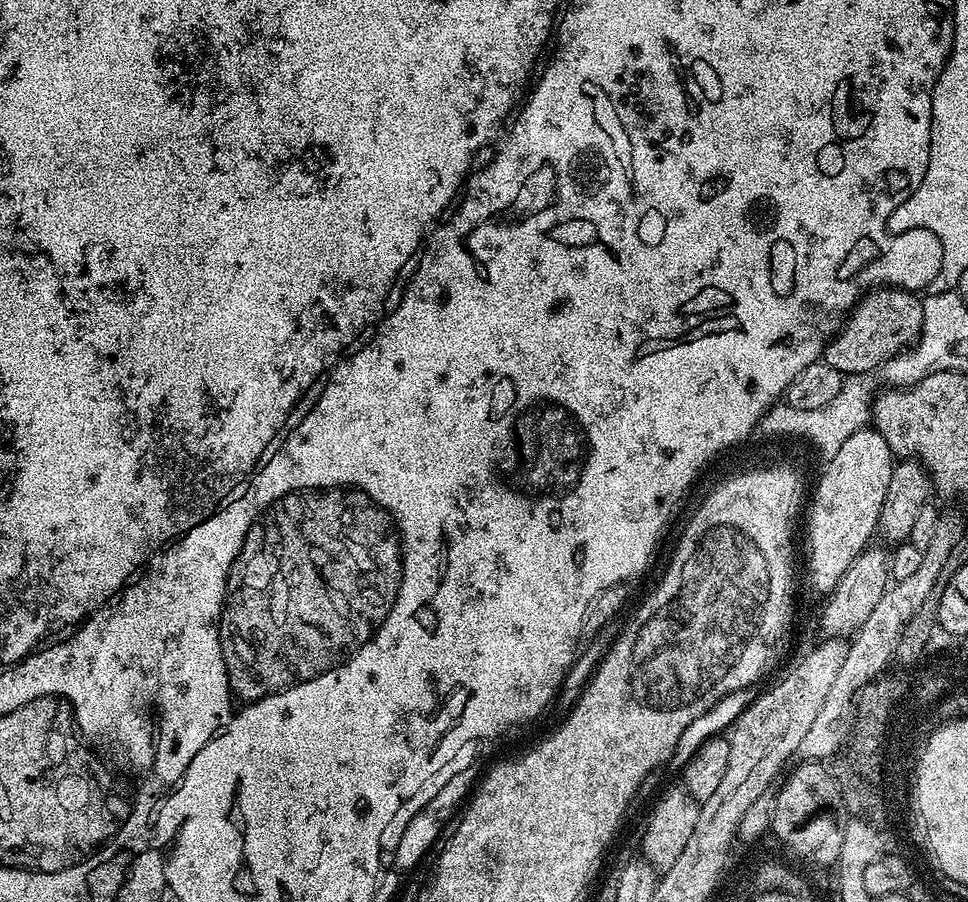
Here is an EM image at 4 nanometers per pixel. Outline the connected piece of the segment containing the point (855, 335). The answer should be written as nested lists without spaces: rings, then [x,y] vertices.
[[[873,288],[848,313],[841,329],[824,347],[822,360],[844,376],[875,373],[881,364],[912,348],[923,330],[921,297],[905,288]]]

